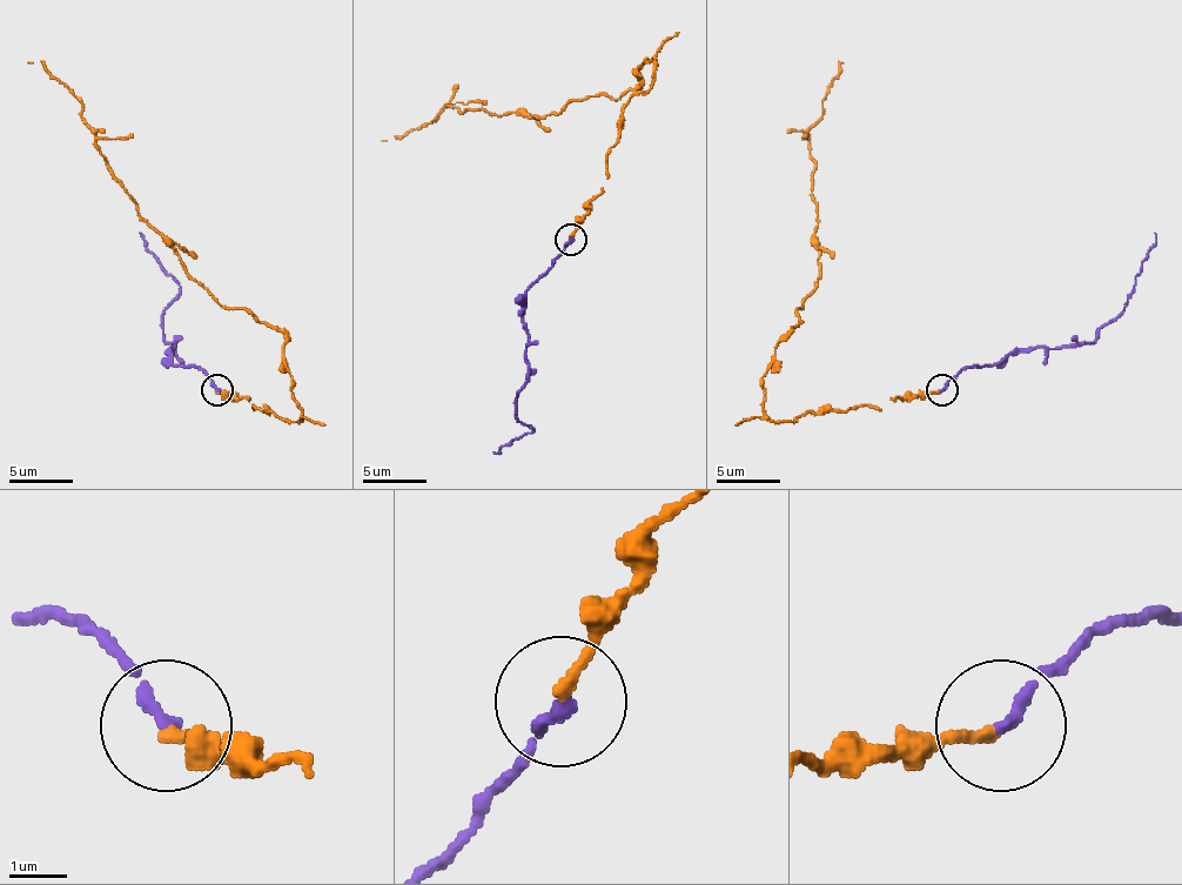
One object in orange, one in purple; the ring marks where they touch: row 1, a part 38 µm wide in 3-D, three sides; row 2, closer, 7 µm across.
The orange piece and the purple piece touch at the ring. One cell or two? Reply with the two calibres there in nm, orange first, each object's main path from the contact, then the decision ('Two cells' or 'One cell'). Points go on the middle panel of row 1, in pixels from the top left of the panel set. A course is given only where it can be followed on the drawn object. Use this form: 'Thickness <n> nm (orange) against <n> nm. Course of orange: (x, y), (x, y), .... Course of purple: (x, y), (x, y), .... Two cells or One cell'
Thickness 200 nm (orange) against 220 nm. Course of orange: (570, 237), (652, 60), (617, 98), (544, 118), (449, 105), (382, 140). Course of purple: (570, 237), (525, 292), (529, 381), (516, 416), (531, 431), (494, 451). One cell

